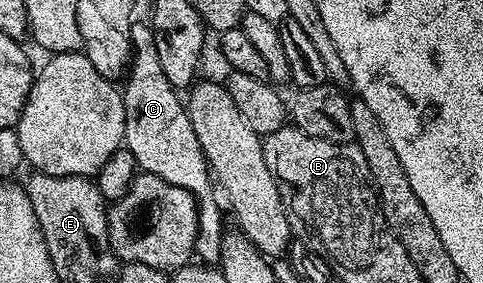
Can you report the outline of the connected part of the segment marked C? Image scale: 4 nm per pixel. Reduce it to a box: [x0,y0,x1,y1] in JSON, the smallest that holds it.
[122,25,226,264]

